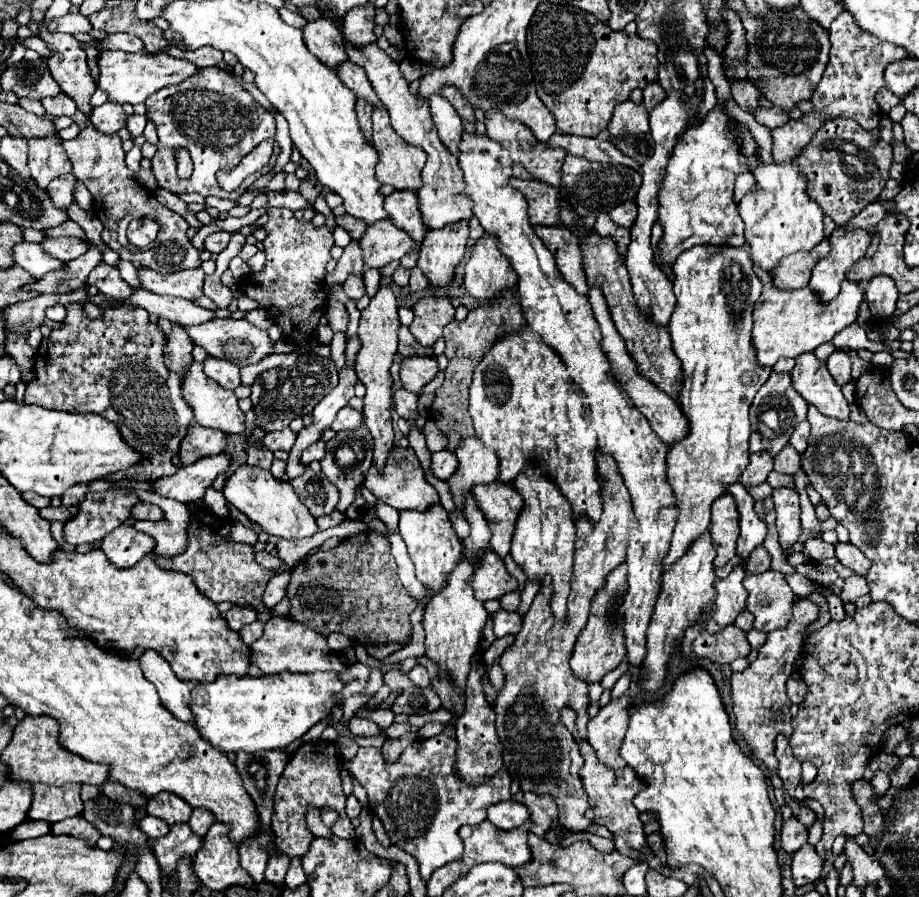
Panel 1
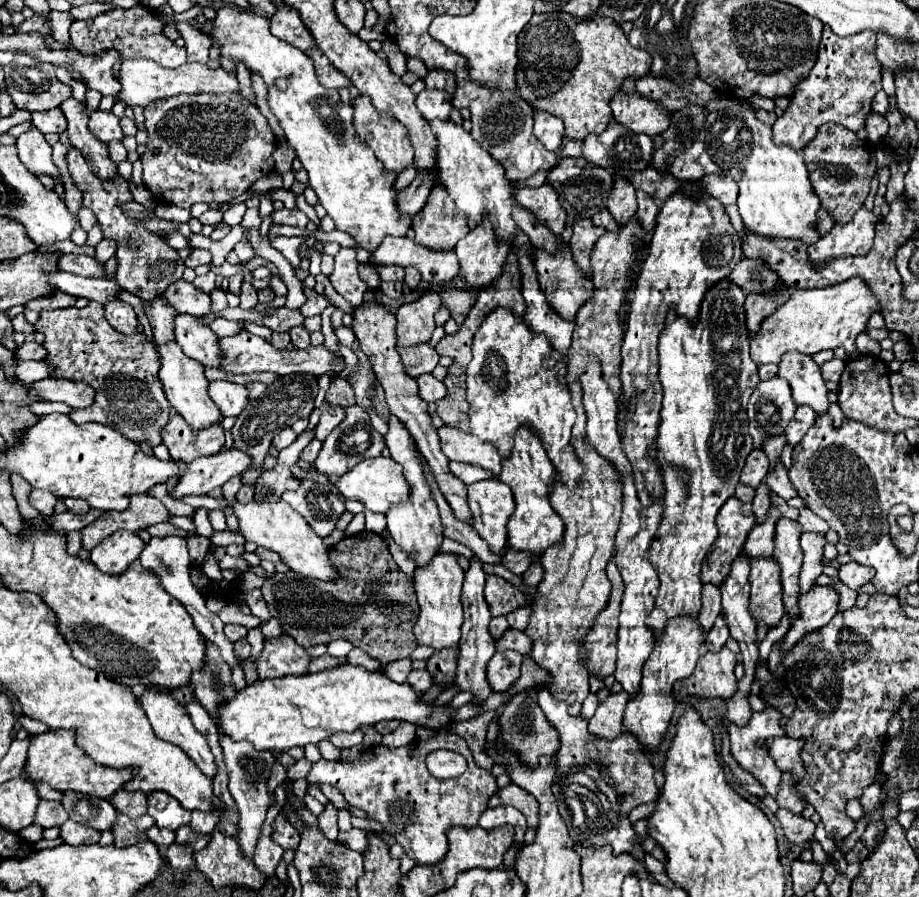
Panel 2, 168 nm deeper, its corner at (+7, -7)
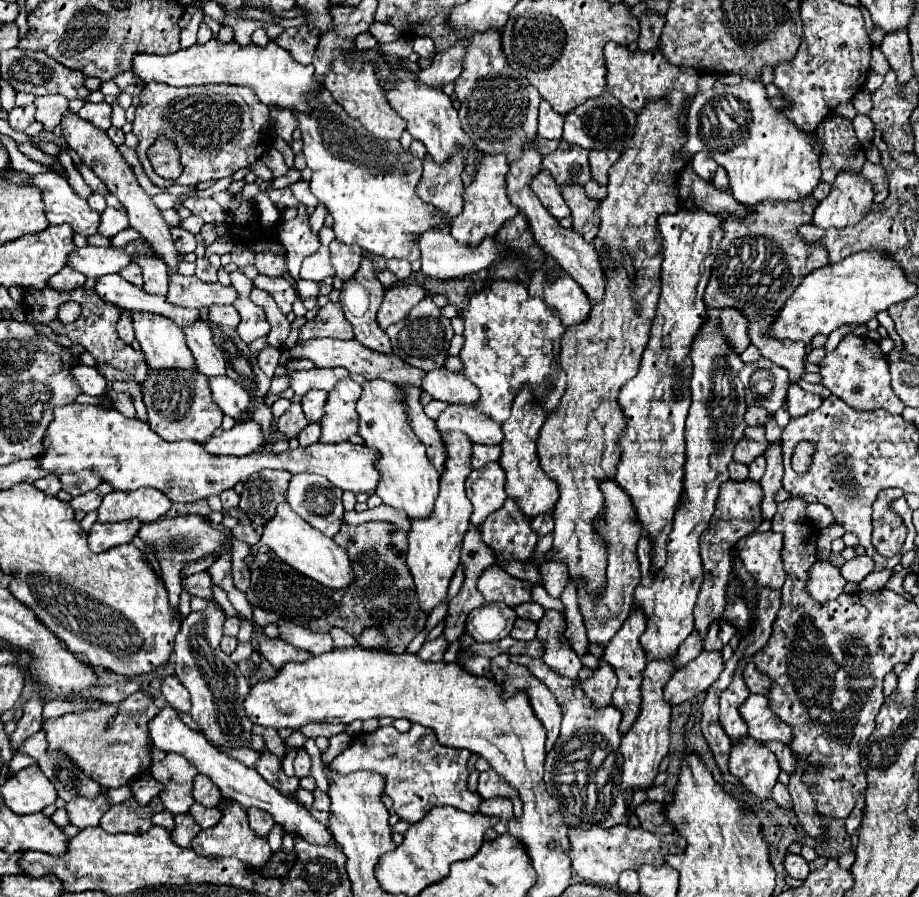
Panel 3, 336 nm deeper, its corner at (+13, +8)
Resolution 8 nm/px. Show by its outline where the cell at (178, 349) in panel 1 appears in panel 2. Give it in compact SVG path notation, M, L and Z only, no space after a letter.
M161 297L151 301L151 309L147 313L147 319L151 323L153 335L155 335L155 343L167 343L171 341L173 335L173 321L175 321L177 311Z

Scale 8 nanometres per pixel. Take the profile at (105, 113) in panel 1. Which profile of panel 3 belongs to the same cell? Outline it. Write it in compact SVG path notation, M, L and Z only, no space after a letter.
M85 102L83 108L77 112L83 120L95 124L97 128L101 130L109 130L111 126L111 104L107 102L99 102L99 104L93 104L93 102Z

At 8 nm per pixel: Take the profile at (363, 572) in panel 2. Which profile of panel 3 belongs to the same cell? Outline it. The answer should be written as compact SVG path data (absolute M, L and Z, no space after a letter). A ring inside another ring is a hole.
M365 522L359 526L343 524L333 540L343 546L351 558L351 568L355 580L339 590L321 586L315 580L295 572L285 562L269 560L265 566L251 570L251 586L245 592L253 606L281 616L287 622L303 626L311 632L329 632L333 628L343 628L351 636L361 636L369 628L377 628L387 638L387 652L401 654L407 644L423 630L427 616L421 614L417 594L413 588L413 578L405 564L407 556L407 536L387 522ZM375 610L387 610L387 620L373 622L371 614Z

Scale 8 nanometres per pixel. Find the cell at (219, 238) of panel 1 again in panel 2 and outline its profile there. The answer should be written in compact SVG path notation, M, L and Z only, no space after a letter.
M185 247L185 249L177 251L177 253L183 259L183 263L187 267L191 267L191 269L195 269L197 265L209 265L211 263L211 253L205 251L205 249L191 249L189 251L189 247Z

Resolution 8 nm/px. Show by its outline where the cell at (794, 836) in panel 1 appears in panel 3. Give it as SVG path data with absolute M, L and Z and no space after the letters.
M781 782L775 784L775 788L773 788L773 792L771 792L771 798L773 798L783 810L791 810L791 808L793 808L793 804L791 804L791 796L789 796L787 788L785 788Z

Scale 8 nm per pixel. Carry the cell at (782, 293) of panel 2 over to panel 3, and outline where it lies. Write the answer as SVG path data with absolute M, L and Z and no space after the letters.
M723 308L721 324L725 324L725 336L729 336L729 340L733 340L733 348L737 348L737 352L743 352L751 344L749 320L745 316L741 316L741 312L737 308Z

